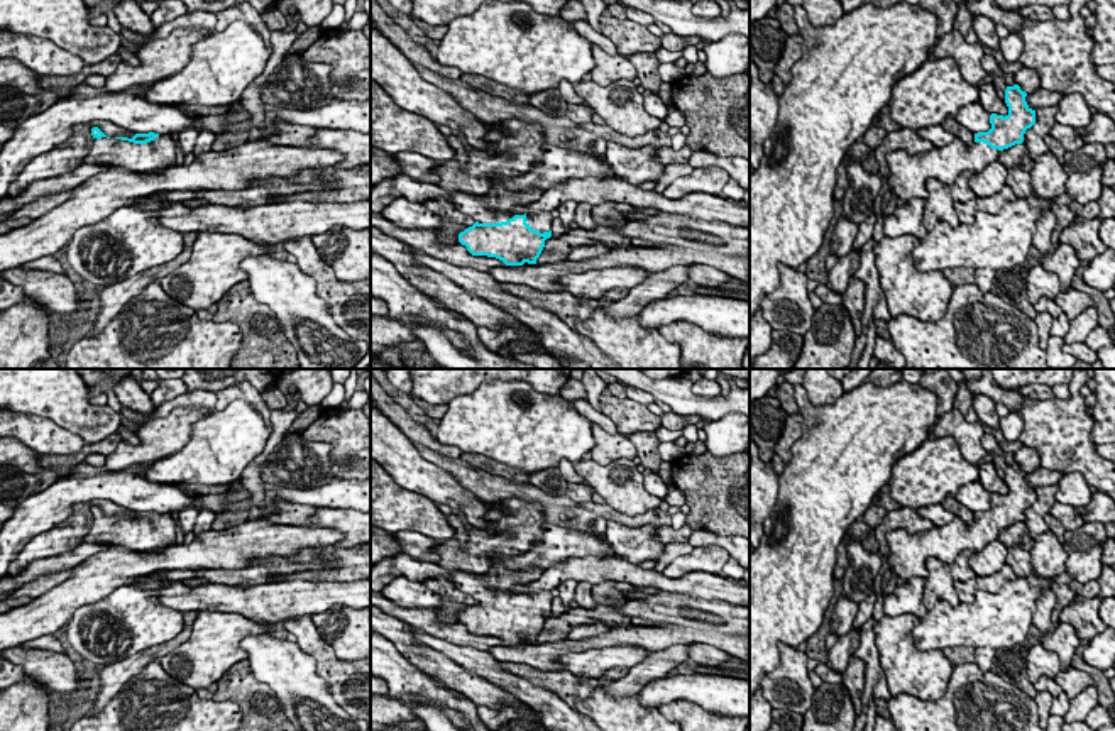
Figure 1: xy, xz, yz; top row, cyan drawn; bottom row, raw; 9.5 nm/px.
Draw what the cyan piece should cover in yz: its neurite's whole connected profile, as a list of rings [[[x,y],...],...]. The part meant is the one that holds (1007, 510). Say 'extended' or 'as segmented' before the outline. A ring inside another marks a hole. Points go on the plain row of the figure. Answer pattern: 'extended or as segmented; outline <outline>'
extended; outline [[[1019,464],[1007,465],[1005,482],[1008,492],[990,494],[991,508],[975,513],[975,521],[966,525],[956,518],[932,530],[909,533],[893,530],[887,533],[888,553],[882,557],[900,579],[927,577],[926,560],[936,557],[946,565],[954,563],[963,550],[980,552],[998,533],[1024,521],[1024,513],[1035,503],[1035,489],[1025,481],[1027,472]]]

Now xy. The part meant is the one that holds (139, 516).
extended; outline [[[98,506],[91,508],[91,526],[85,536],[88,543],[113,543],[139,552],[164,552],[176,541],[176,525],[171,513],[154,511],[127,516],[107,516]]]

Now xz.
extended; outline [[[496,565],[489,569],[484,580],[455,574],[452,577],[455,587],[475,601],[459,613],[459,621],[472,635],[496,636],[506,645],[536,643],[545,619],[552,616],[555,597],[550,592],[514,594],[513,587],[535,582],[541,574],[538,565],[526,570]]]

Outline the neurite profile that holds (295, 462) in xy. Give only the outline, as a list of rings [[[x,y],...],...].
[[[289,433],[261,464],[261,479],[288,489],[311,489],[335,479],[330,460],[332,447]]]

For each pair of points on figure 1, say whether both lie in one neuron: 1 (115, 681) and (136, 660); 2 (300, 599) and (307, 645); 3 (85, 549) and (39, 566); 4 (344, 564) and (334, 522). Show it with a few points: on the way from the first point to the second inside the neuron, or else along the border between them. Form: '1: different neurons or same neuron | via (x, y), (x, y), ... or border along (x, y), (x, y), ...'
1: same neuron | via (120, 676), (131, 665)
2: different neurons | border along (310, 615), (300, 615), (285, 621)
3: same neuron | via (73, 559), (51, 566)
4: different neurons | border along (339, 545), (352, 547)

